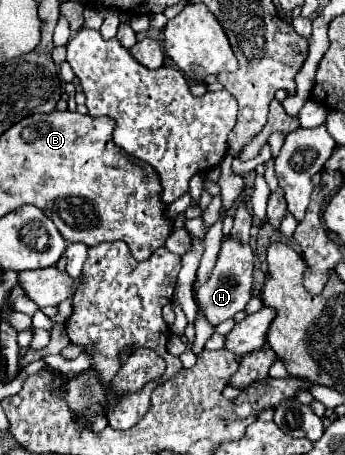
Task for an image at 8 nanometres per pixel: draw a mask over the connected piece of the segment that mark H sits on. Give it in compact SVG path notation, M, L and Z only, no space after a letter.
M227 236L221 242L221 250L217 256L217 262L211 270L211 276L205 284L201 284L195 292L195 302L203 310L207 322L211 326L217 326L229 318L233 318L237 312L245 308L245 304L251 298L251 284L253 284L253 252L249 244L243 244L231 236Z

